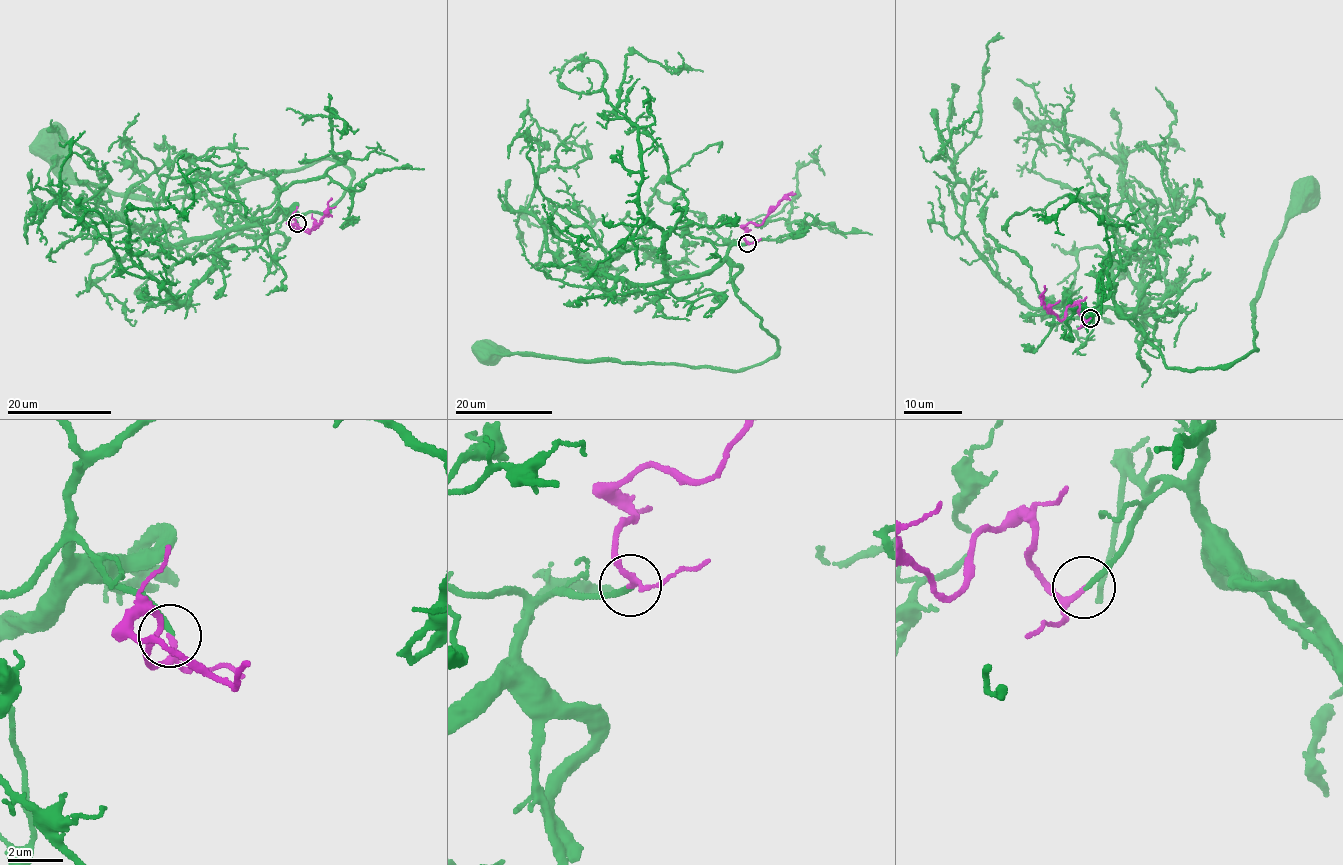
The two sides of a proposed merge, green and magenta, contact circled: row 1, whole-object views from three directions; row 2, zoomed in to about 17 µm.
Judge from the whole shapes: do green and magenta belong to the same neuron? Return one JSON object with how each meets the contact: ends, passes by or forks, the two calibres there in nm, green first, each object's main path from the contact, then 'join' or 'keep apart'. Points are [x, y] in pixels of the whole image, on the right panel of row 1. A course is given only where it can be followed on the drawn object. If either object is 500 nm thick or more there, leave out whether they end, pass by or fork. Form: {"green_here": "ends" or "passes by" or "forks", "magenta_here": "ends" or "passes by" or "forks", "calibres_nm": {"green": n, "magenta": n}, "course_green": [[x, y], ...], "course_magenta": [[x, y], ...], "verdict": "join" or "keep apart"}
{"green_here": "ends", "magenta_here": "passes by", "calibres_nm": {"green": 200, "magenta": 150}, "course_green": [[1091, 318], [1109, 296], [1168, 367], [1224, 367], [1258, 348], [1253, 320], [1268, 259], [1302, 195]], "course_magenta": [[1089, 318], [1084, 320], [1076, 303], [1067, 308], [1064, 320], [1059, 318], [1045, 307], [1044, 286]], "verdict": "join"}

